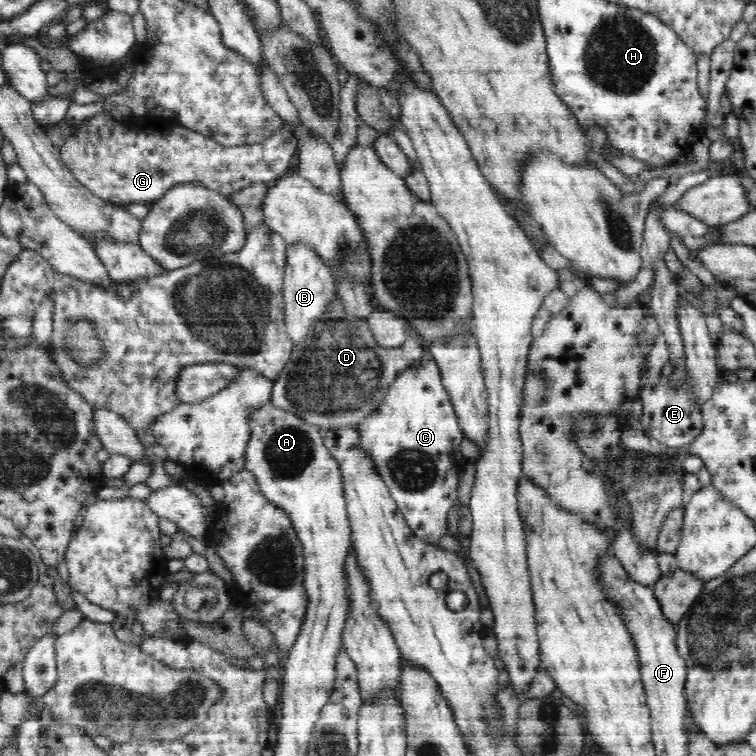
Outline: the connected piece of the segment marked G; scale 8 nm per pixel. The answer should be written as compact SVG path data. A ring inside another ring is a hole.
M106 111L84 120L66 137L61 150L62 162L84 188L94 196L114 205L153 203L167 190L183 182L200 183L210 190L230 195L261 182L272 183L286 176L292 158L299 150L290 128L280 129L262 143L222 146L210 137L180 126L174 132L158 128L152 132L136 130L125 120L117 121Z

